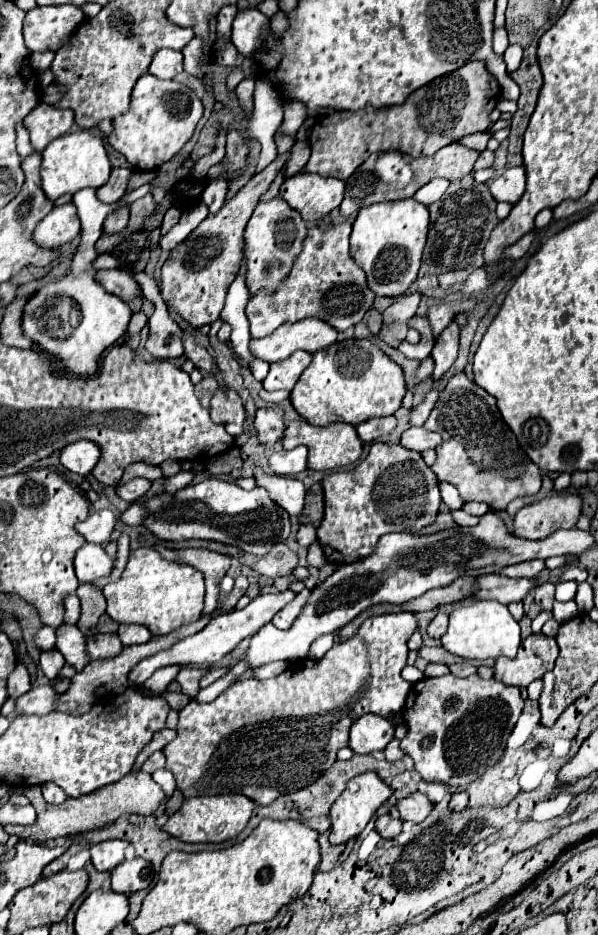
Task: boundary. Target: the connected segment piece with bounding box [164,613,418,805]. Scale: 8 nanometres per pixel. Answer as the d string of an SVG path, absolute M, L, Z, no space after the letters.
M392 613L366 619L356 635L348 641L334 643L322 659L294 661L274 679L258 681L254 677L232 683L210 703L190 701L180 711L176 727L178 737L164 747L166 769L172 771L176 787L188 797L242 793L258 805L270 805L286 793L294 793L314 783L336 761L338 749L348 745L350 725L366 713L392 717L402 711L410 683L402 679L408 647L406 641L418 629L414 613Z

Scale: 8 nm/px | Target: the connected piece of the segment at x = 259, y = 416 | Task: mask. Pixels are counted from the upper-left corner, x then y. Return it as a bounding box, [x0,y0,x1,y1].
[254,405,286,447]

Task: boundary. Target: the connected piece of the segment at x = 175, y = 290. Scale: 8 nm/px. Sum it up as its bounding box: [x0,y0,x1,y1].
[160,153,290,329]

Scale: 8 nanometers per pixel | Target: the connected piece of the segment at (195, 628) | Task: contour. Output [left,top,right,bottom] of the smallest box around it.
[54,617,212,715]

